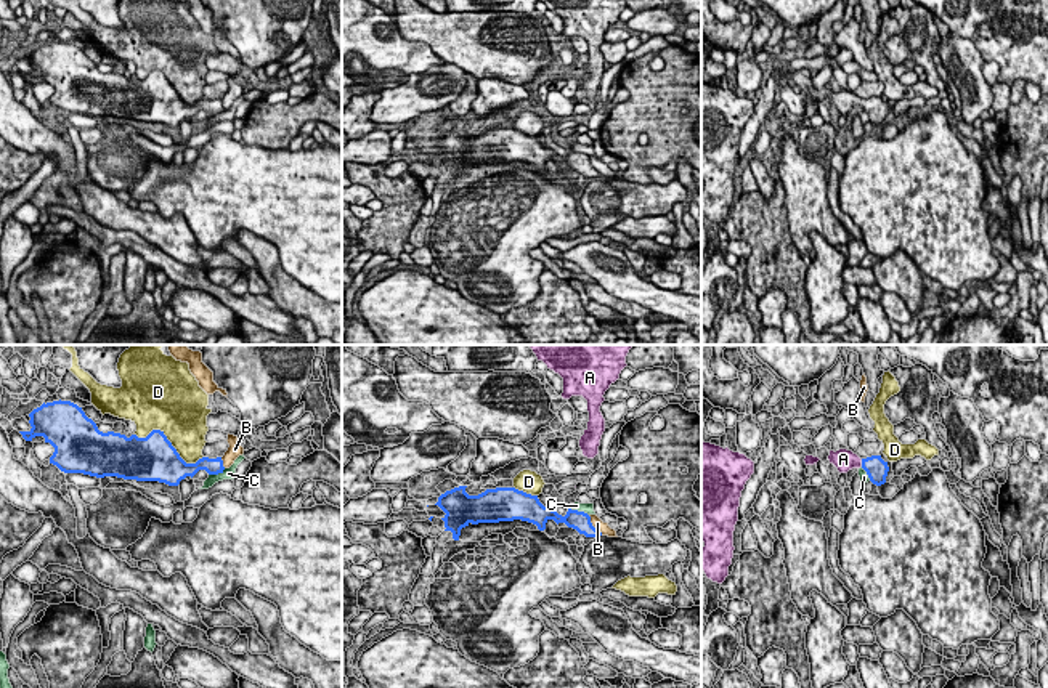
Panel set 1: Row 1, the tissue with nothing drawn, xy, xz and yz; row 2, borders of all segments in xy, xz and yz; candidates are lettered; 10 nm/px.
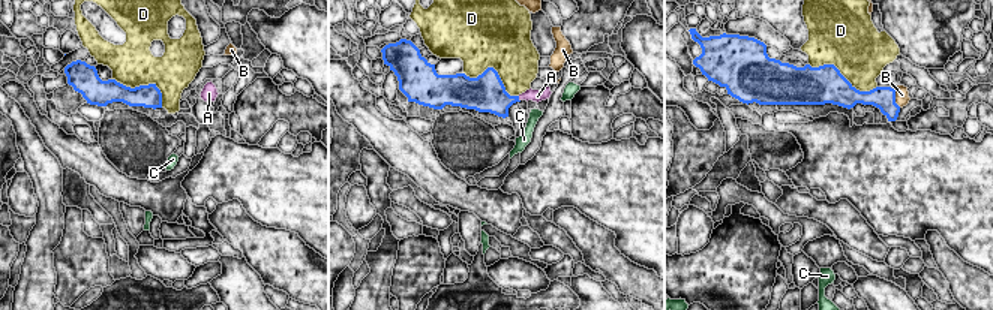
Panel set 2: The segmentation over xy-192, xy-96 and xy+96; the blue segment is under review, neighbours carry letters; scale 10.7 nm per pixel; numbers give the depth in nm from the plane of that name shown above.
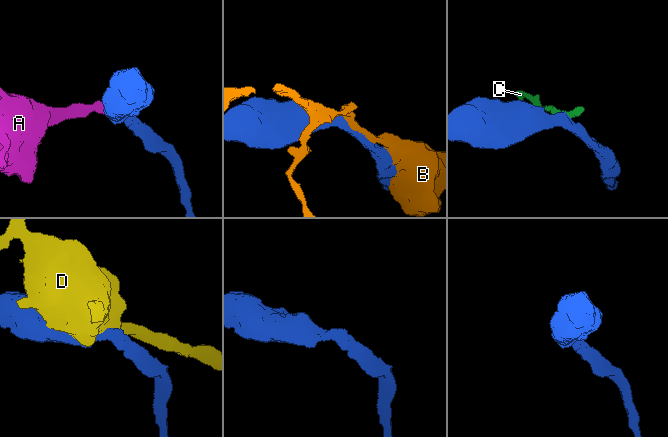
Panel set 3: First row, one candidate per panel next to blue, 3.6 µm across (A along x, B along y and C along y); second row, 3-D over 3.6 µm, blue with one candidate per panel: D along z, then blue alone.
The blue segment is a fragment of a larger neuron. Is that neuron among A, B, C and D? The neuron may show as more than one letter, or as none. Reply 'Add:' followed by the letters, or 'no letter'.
Add: A

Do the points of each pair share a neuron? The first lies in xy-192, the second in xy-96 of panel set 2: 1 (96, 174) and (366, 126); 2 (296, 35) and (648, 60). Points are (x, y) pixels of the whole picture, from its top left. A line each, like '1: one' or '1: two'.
1: one
2: one

